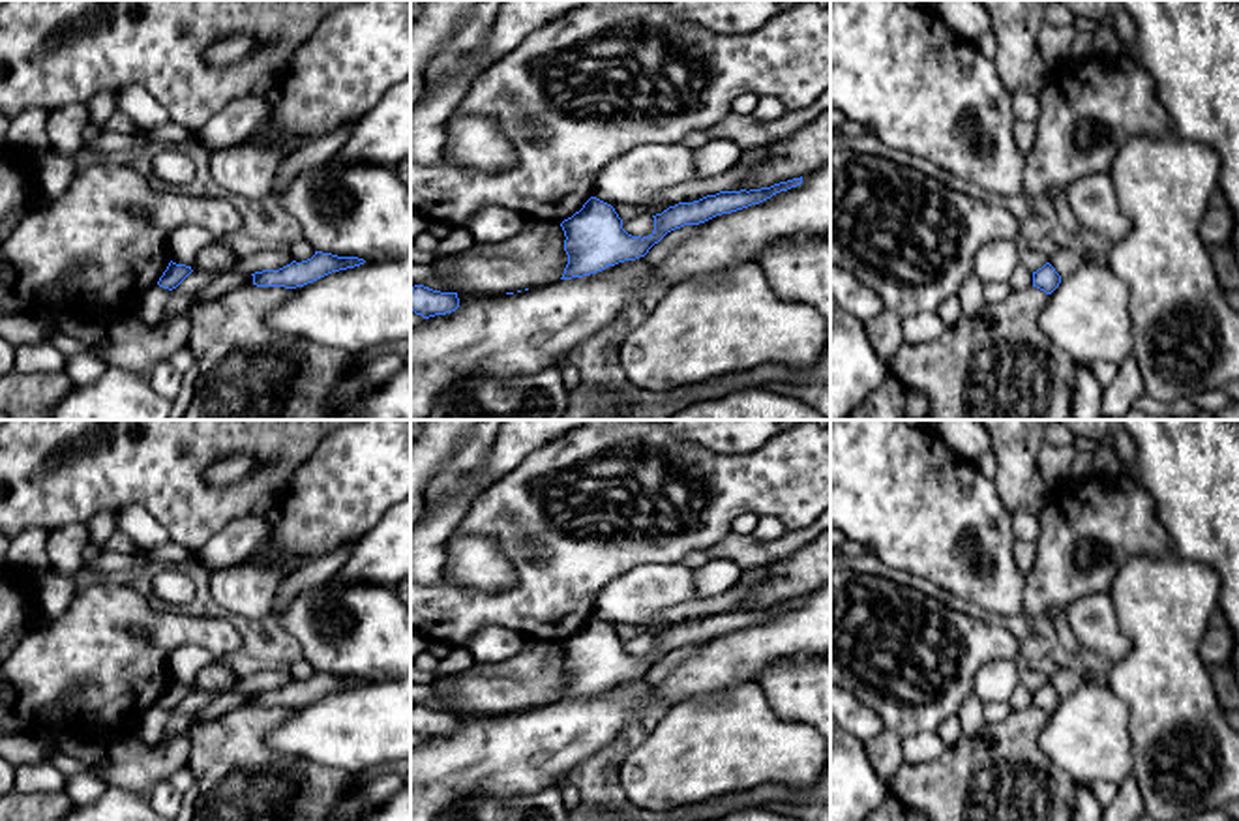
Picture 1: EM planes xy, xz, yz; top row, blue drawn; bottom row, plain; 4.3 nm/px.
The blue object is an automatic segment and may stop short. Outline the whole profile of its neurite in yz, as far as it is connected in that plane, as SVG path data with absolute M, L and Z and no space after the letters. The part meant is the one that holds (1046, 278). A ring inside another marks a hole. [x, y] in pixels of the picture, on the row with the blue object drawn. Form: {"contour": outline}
{"contour": "M1046 262L1042 268L1033 272L1033 287L1044 291L1046 294L1052 294L1061 283L1061 276L1055 272L1055 268Z"}

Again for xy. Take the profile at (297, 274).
{"contour": "M315 251L307 261L296 262L279 268L279 270L262 270L255 272L253 285L257 287L285 287L296 289L307 283L313 283L332 272L347 270L364 264L364 259L358 257L337 257L332 253Z"}

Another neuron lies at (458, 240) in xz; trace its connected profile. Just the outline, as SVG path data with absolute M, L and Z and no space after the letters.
M452 227L450 232L439 240L437 253L442 257L454 257L469 251L476 244L474 236L465 227Z

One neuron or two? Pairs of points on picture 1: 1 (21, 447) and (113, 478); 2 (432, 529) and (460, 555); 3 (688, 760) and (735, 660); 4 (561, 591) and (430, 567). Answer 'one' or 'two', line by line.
1: one
2: two
3: two
4: two

